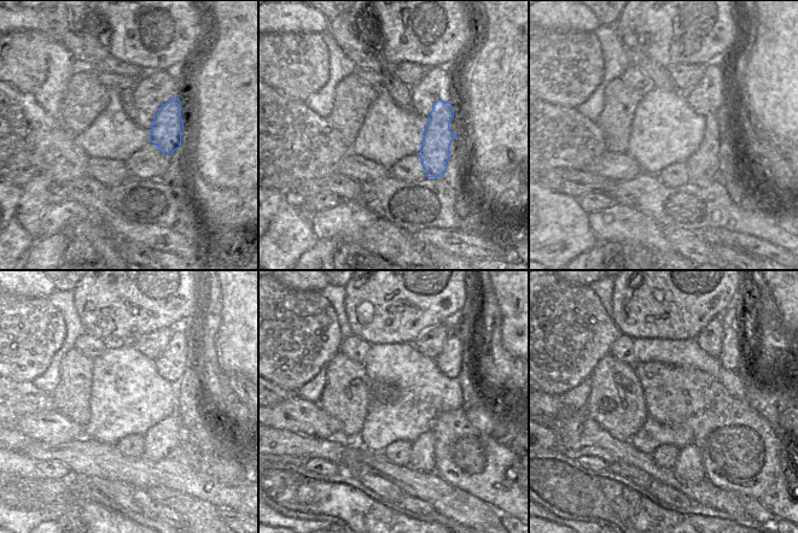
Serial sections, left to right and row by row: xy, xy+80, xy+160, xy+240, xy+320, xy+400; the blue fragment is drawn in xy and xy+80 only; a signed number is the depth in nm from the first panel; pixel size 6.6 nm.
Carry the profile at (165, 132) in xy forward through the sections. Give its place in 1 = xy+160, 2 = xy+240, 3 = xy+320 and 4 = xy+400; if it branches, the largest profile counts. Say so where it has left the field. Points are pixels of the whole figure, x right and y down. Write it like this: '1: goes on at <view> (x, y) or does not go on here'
1: goes on at xy+160 (702, 167)
2: goes on at xy+240 (163, 438)
3: goes on at xy+320 (421, 458)
4: goes on at xy+400 (688, 468)

